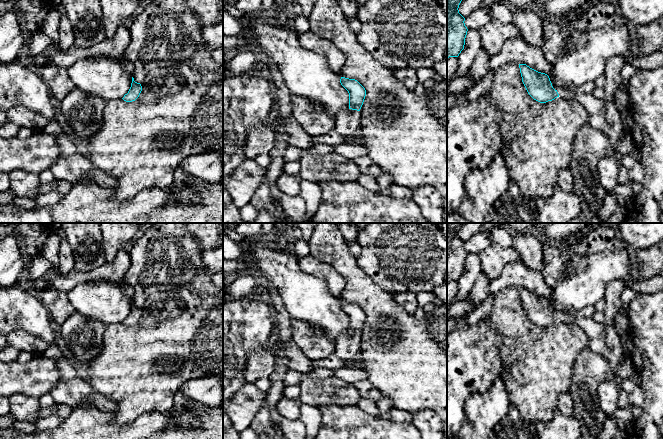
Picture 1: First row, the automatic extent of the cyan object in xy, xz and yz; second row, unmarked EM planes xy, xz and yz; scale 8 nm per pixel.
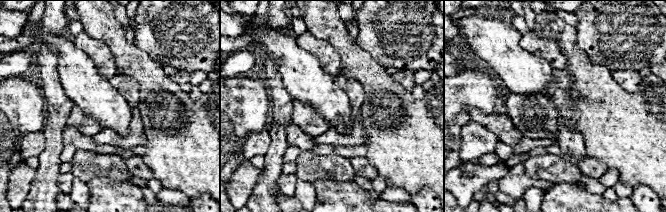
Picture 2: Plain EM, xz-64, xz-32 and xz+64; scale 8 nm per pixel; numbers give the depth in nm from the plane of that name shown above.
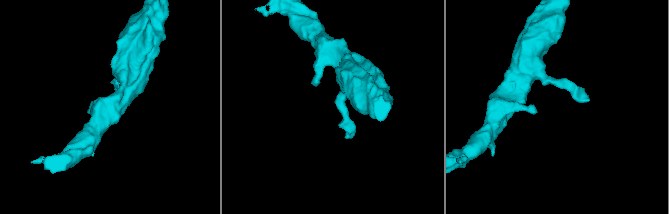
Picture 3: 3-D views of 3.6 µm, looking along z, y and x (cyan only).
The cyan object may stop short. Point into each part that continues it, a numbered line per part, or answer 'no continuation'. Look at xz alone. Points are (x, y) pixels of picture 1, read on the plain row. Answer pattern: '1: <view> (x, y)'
1: xz (347, 347)

